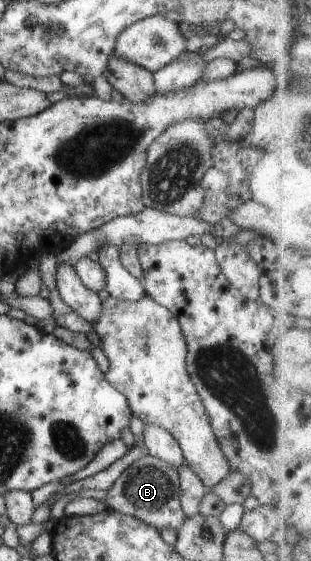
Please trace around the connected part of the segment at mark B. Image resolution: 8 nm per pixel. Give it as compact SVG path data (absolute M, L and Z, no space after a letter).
M150 454L140 457L140 459L134 461L131 466L126 468L115 481L115 484L106 490L106 493L108 493L108 501L106 501L106 504L112 507L112 509L126 515L131 515L143 521L146 525L155 527L160 533L164 529L178 531L182 527L182 523L186 521L182 506L180 505L179 473L176 471L176 467L172 467L170 463L164 463L164 461L152 457Z

